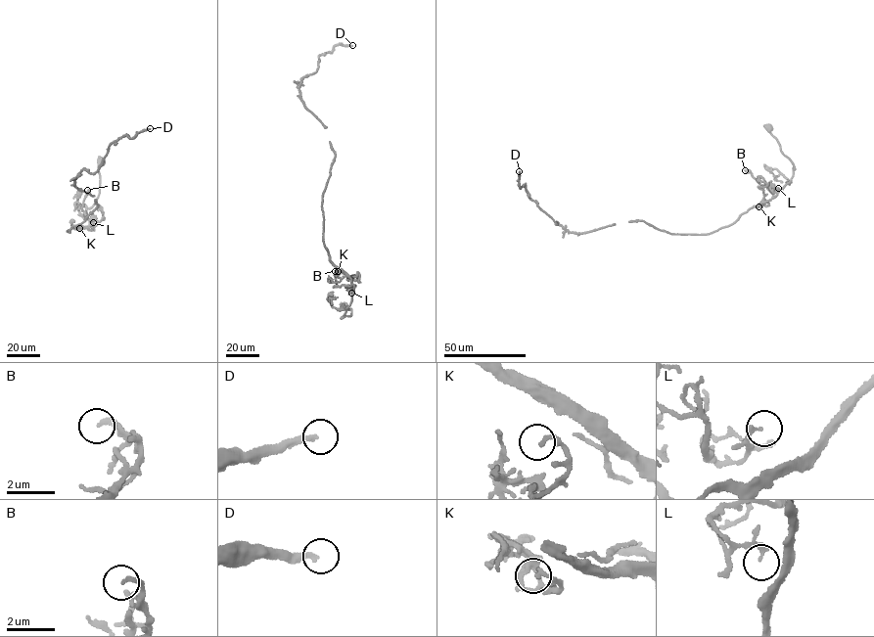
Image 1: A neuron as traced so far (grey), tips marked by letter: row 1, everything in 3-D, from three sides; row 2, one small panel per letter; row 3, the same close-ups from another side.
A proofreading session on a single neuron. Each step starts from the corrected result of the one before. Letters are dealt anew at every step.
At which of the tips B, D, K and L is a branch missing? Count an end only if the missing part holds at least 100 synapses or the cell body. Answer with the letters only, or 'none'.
D

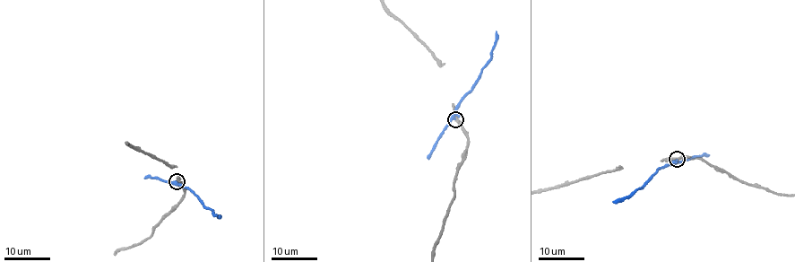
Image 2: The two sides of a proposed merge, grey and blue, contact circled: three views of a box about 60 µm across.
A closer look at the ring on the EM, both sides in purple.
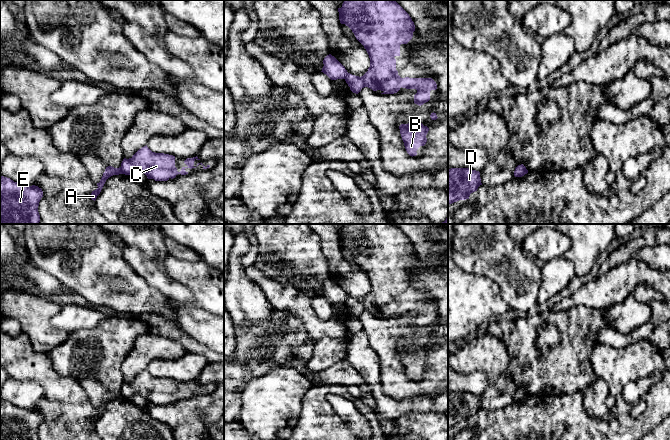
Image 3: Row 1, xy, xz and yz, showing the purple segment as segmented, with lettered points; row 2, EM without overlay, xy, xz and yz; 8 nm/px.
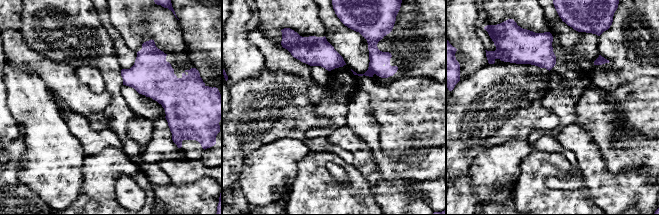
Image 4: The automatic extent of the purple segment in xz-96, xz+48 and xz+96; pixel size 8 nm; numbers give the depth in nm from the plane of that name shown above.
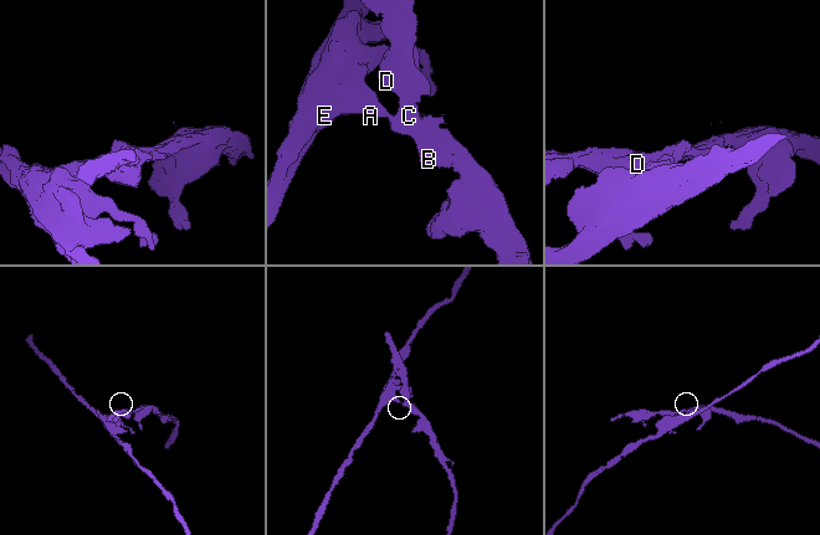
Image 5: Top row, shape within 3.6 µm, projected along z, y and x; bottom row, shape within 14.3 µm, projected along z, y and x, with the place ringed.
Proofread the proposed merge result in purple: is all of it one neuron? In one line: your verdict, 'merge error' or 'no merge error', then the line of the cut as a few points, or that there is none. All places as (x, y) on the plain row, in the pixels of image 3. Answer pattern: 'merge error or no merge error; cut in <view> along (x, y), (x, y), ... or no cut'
merge error; cut in xy along (120, 391), (123, 397)

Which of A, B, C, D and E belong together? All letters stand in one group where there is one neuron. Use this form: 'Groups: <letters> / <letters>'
Groups: A E / B C D

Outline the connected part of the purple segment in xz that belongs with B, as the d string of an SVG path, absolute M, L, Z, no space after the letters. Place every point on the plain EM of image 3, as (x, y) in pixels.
M409 346L401 348L399 353L407 377L412 381L416 380L418 372L427 366L429 352L421 346Z

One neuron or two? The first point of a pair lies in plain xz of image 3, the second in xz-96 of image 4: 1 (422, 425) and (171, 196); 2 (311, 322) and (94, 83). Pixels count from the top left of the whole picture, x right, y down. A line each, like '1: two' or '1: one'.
1: one
2: two

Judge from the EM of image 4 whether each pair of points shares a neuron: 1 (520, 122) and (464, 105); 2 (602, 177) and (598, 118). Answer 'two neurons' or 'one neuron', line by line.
1: one neuron
2: two neurons

